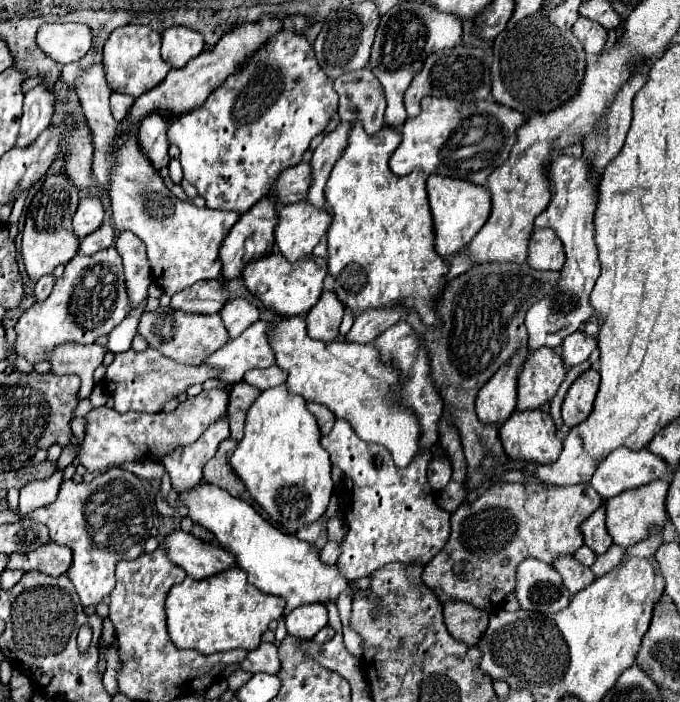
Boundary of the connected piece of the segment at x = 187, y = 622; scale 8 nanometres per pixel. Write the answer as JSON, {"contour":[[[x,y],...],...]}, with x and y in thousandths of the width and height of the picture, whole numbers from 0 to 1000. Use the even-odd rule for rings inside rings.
{"contour":[[[353,808],[294,828],[274,822],[265,833],[256,833],[244,850],[247,905],[262,925],[285,925],[297,933],[347,922],[371,927],[382,919],[382,907],[394,896],[394,887],[415,876],[418,862],[421,856],[415,850],[391,848],[365,830]]]}

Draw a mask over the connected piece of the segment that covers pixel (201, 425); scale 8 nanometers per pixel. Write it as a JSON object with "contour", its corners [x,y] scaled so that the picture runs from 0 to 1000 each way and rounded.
{"contour":[[[309,554],[297,557],[288,566],[276,566],[274,571],[262,574],[262,580],[250,588],[174,588],[171,583],[162,583],[156,577],[138,580],[126,594],[126,617],[124,628],[115,637],[112,654],[118,662],[126,665],[132,674],[153,671],[159,665],[176,662],[176,660],[194,660],[209,654],[238,657],[244,645],[276,637],[285,631],[312,603],[318,603],[324,594],[332,591],[335,583],[335,557],[332,554]]]}

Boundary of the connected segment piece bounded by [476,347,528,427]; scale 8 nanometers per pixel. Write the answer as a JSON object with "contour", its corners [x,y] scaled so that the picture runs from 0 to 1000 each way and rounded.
{"contour":[[[774,494],[756,506],[744,520],[738,520],[726,540],[721,540],[703,560],[700,591],[712,605],[738,605],[759,583],[759,540],[774,511]]]}

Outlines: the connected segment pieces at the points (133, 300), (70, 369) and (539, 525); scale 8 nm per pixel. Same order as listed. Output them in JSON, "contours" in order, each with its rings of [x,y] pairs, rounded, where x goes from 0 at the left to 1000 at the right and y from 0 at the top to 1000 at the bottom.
{"contours":[[[[176,332],[168,352],[179,366],[191,440],[203,440],[209,429],[218,423],[218,406],[224,403],[221,377],[215,369],[215,352],[197,332]]],[[[112,489],[88,491],[74,511],[76,528],[85,534],[97,534],[97,531],[115,534],[121,540],[115,568],[129,568],[132,557],[140,550],[138,526],[150,517],[156,503],[159,497],[141,489],[138,491],[112,491]]],[[[724,688],[706,708],[697,714],[682,714],[665,731],[662,768],[653,782],[624,808],[621,828],[641,845],[650,859],[659,853],[679,853],[724,873],[735,868],[741,850],[756,842],[759,805],[768,796],[788,793],[812,805],[821,788],[844,788],[859,776],[853,748],[882,722],[882,717],[885,708],[865,688],[838,694],[800,694],[794,688]]]]}

